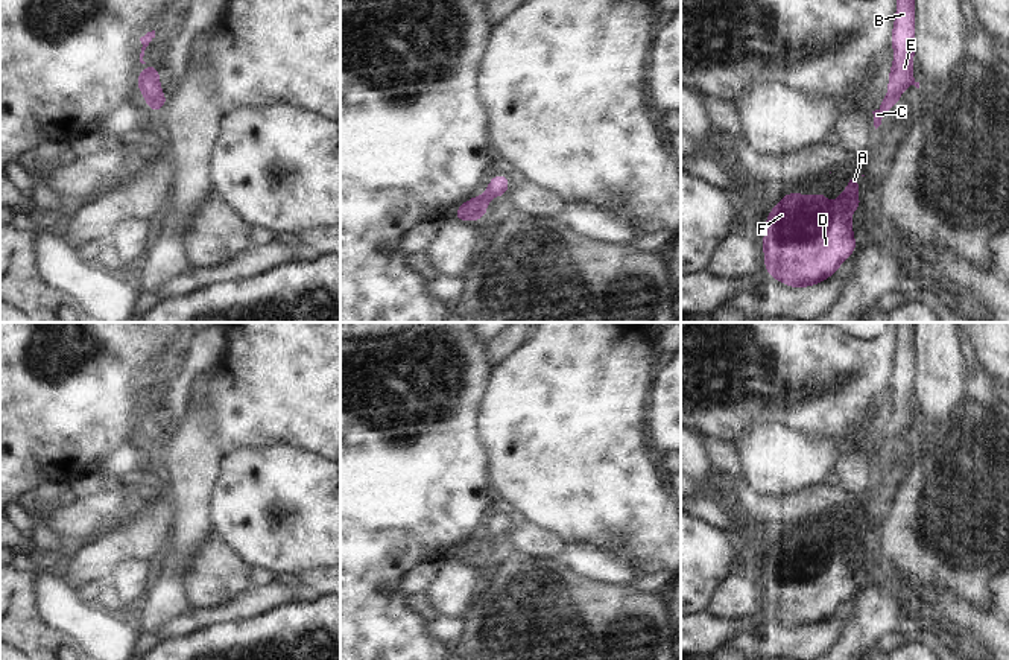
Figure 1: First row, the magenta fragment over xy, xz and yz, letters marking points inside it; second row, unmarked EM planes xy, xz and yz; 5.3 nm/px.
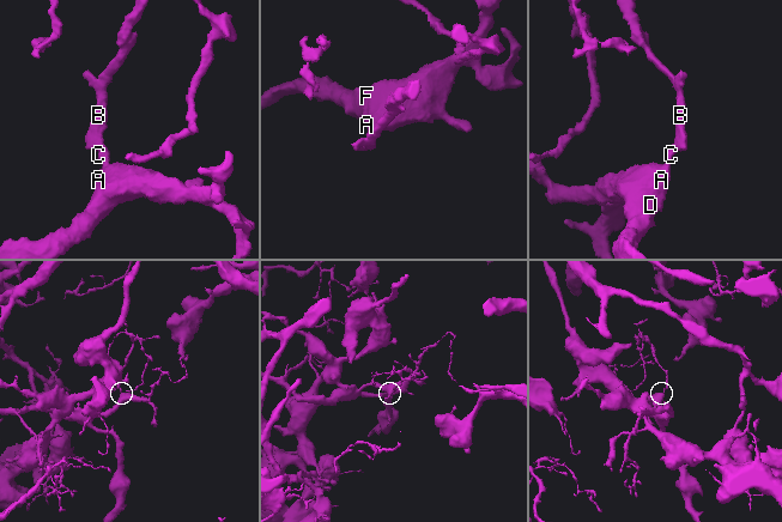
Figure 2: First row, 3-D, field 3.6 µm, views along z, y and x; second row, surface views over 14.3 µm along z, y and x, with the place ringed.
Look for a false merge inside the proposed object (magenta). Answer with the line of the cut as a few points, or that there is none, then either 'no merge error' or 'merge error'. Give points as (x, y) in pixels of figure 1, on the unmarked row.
no cut | no merge error

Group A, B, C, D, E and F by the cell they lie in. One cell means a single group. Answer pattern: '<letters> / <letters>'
A B C D E F

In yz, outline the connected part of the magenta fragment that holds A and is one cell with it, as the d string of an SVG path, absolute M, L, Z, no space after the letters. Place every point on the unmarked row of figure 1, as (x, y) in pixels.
M856 514L846 519L848 528L837 534L836 544L819 532L813 532L810 537L789 532L770 549L760 585L764 595L763 610L773 622L792 630L818 627L836 616L842 604L856 593L852 552L863 547L859 540L860 519Z

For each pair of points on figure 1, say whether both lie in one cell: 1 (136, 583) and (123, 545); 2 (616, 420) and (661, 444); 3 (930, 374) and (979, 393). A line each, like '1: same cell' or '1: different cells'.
1: different cells
2: different cells
3: different cells

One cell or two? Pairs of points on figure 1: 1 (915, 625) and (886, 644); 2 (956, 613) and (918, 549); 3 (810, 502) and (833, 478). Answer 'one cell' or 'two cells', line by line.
1: two cells
2: two cells
3: two cells

